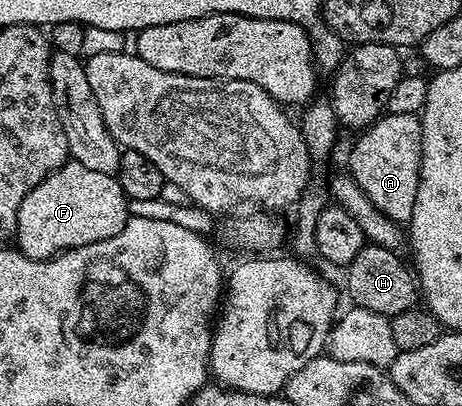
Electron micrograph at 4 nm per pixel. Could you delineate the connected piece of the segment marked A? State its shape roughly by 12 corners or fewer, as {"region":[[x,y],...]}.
{"region":[[383,113],[357,135],[350,177],[409,223],[422,119]]}

